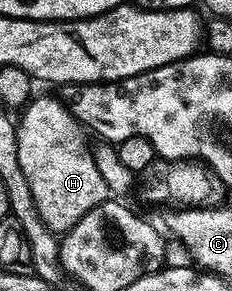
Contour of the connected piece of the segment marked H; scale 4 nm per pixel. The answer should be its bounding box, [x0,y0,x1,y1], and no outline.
[17,97,108,232]

